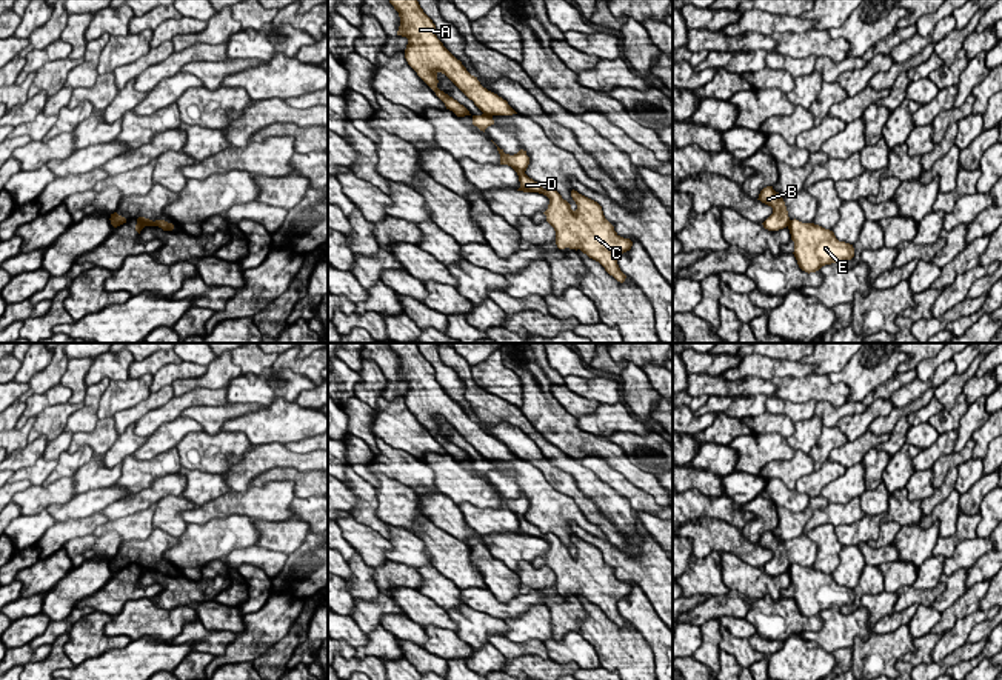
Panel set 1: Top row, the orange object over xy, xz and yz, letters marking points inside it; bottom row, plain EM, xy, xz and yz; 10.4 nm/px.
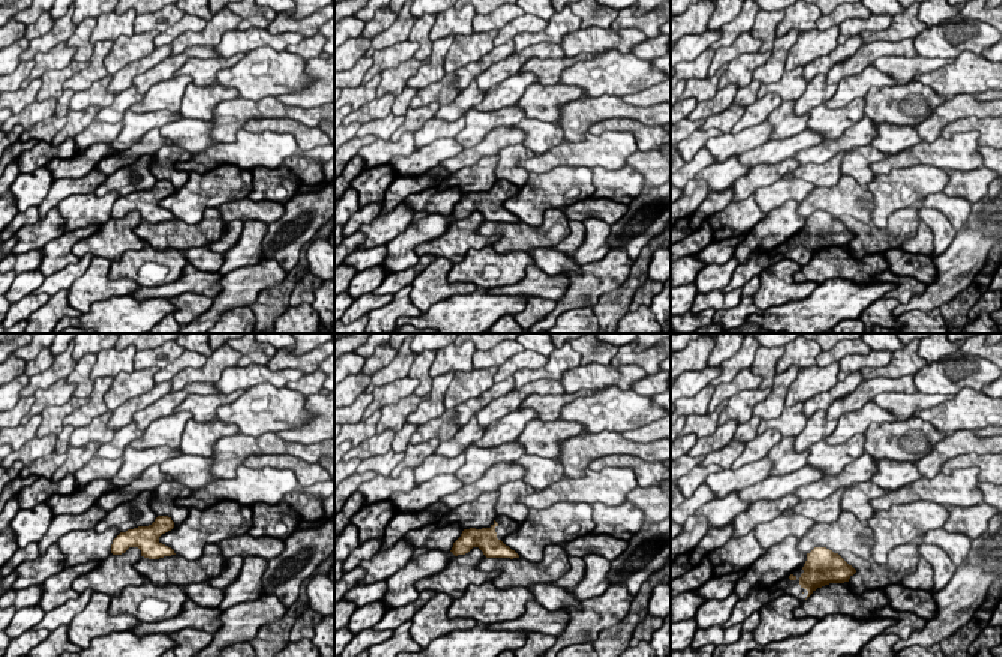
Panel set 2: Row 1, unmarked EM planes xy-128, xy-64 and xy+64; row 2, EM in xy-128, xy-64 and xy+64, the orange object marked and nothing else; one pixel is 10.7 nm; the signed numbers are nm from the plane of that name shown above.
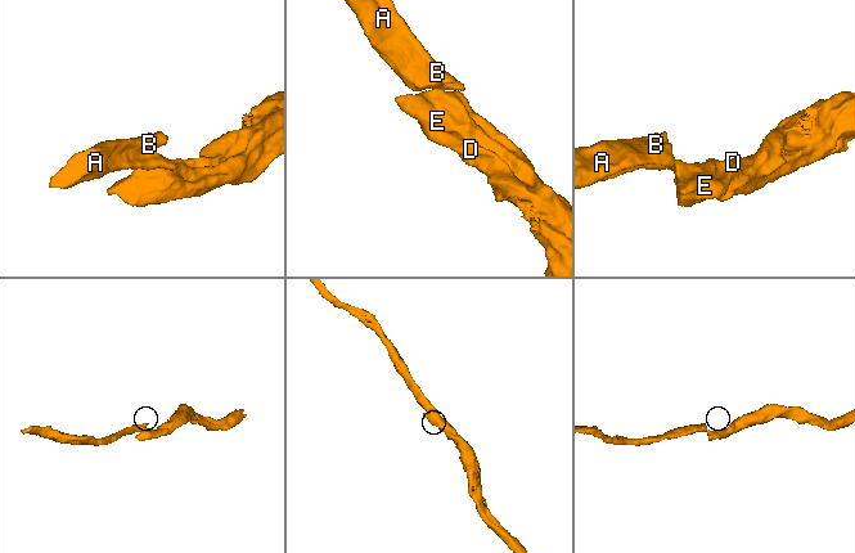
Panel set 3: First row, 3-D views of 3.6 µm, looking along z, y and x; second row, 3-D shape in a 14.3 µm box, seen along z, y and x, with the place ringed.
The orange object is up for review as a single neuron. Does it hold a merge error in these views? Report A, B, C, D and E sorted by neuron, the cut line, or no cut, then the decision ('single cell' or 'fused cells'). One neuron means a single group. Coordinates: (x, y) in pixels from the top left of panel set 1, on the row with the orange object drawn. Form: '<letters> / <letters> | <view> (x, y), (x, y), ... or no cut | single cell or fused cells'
A B / C D E | xz (484, 113), (491, 117) | fused cells

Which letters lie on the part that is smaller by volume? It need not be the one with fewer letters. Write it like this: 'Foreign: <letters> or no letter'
Foreign: A, B

